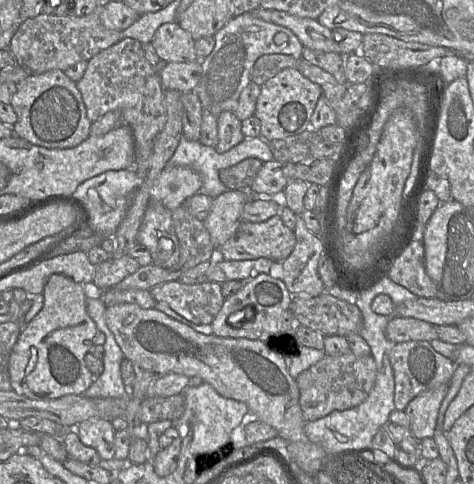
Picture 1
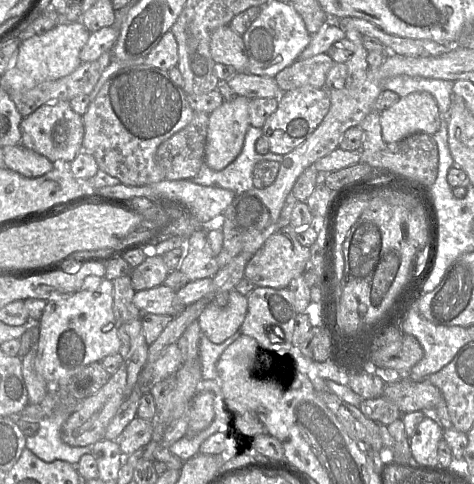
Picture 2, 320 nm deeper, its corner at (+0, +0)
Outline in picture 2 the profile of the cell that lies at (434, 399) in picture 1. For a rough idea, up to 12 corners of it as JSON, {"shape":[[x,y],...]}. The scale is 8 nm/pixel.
{"shape":[[425,417],[409,438],[420,466],[438,464],[443,427]]}

